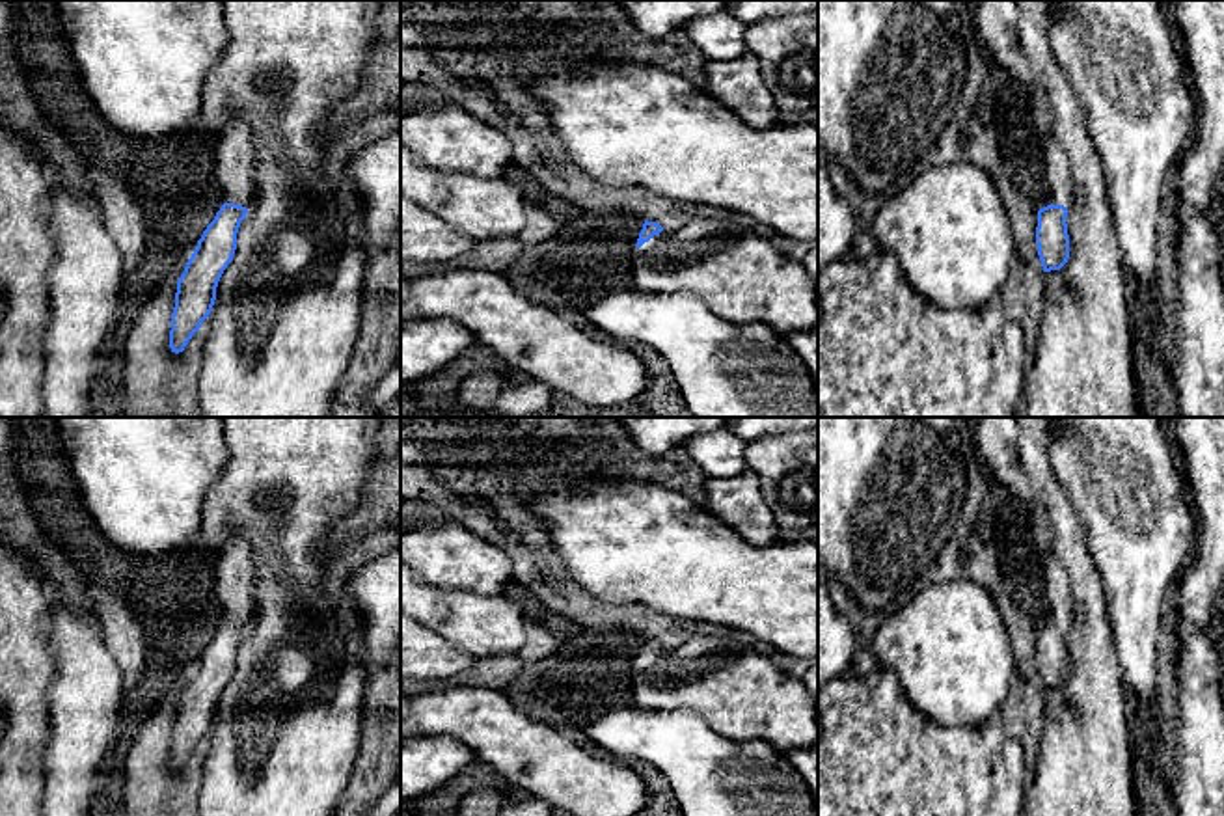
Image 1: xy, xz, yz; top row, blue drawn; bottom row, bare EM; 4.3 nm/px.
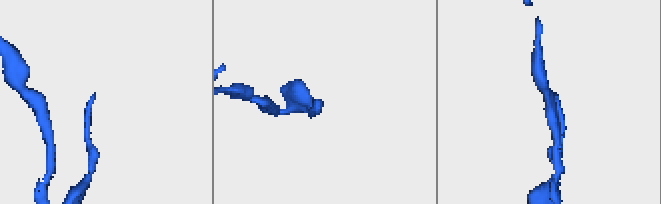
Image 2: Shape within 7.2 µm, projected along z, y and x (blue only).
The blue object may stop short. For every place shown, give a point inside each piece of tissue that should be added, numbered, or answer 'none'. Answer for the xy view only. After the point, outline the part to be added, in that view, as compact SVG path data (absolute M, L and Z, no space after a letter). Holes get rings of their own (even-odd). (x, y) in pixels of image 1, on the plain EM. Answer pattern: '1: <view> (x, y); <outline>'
1: xy (235, 572); M238 529L225 533L224 548L214 564L216 596L222 604L224 620L250 624L255 564L248 537Z

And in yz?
1: yz (997, 438); M980 417L976 447L991 475L1027 505L1032 538L1043 559L1049 617L1053 622L1068 624L1073 611L1071 579L1053 551L1047 514L1036 501L1030 479L1023 469L1017 440L1015 417Z

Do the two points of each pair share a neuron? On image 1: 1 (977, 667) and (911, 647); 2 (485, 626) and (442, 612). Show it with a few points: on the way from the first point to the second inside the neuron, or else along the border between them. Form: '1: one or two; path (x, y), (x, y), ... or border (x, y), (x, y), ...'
1: one; path (960, 664), (949, 652), (928, 652)
2: one; path (474, 625), (453, 613)

